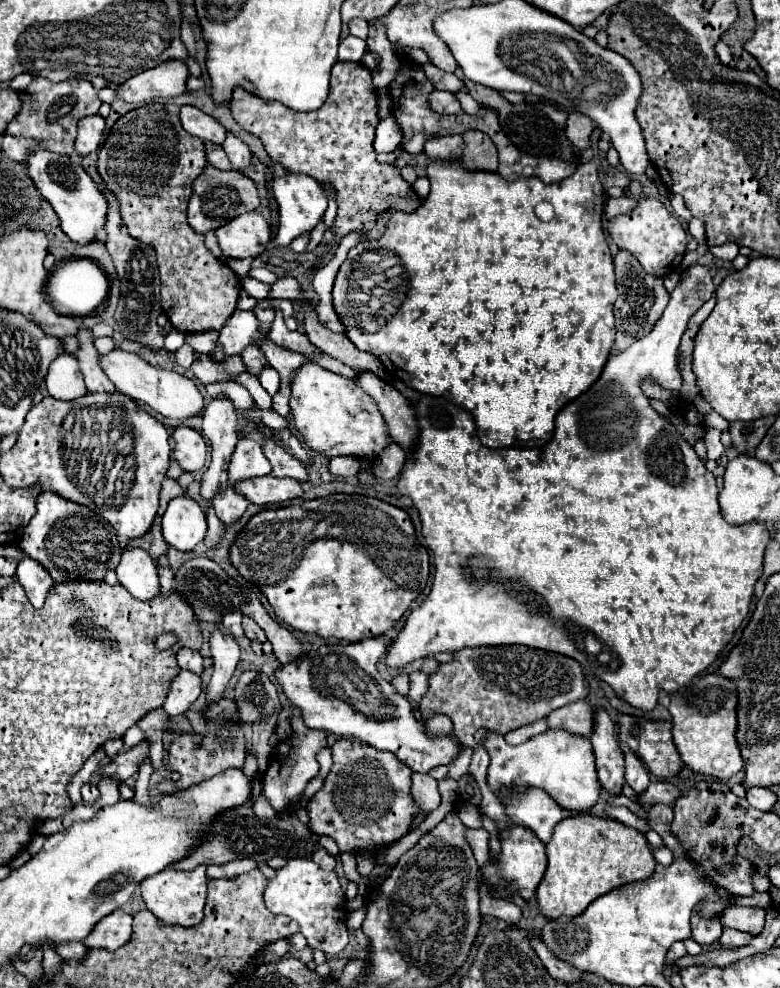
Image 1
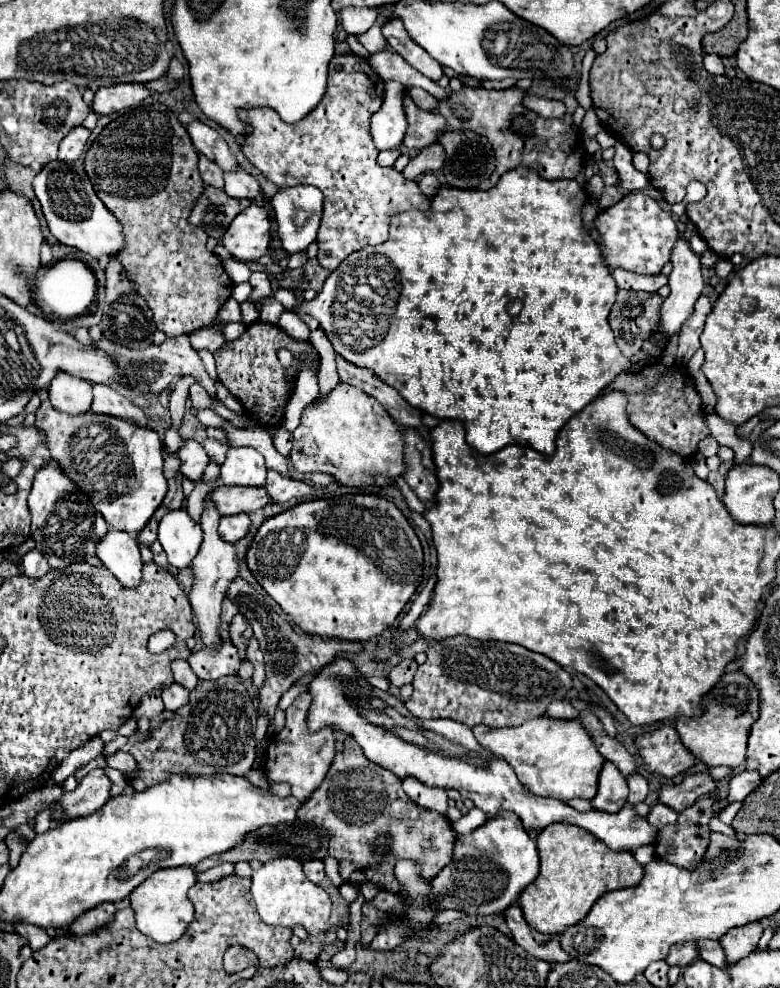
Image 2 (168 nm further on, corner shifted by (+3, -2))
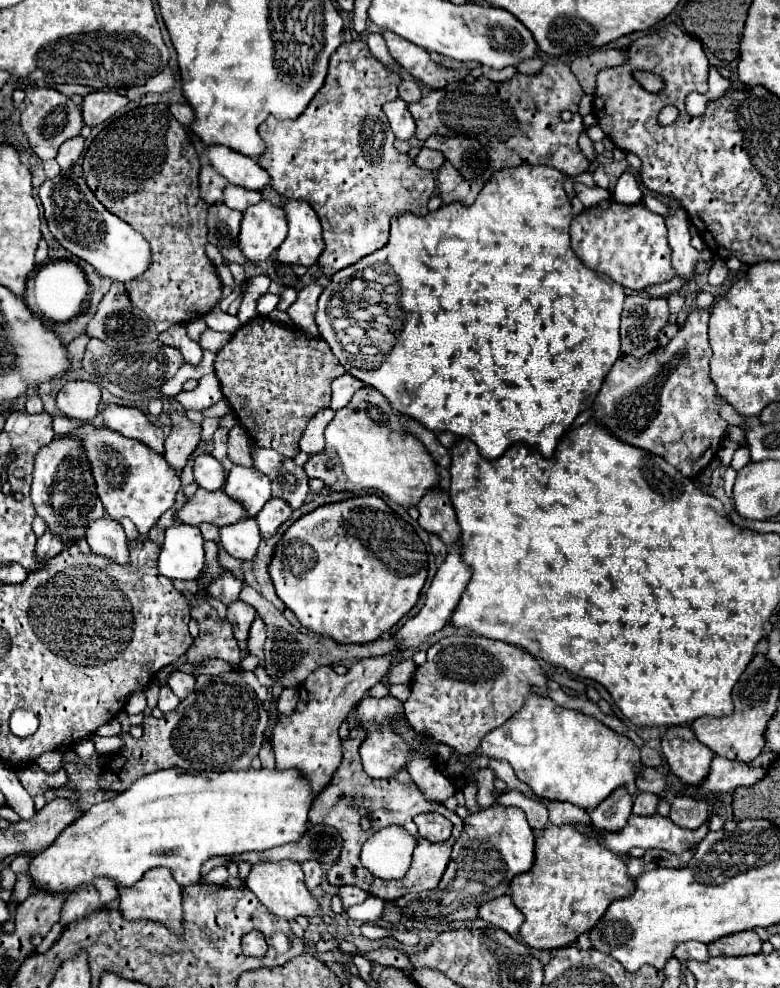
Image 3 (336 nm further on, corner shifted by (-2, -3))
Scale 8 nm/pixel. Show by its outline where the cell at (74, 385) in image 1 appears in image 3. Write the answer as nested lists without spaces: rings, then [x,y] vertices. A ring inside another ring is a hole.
[[[72,380],[62,386],[56,398],[58,408],[68,418],[90,422],[98,414],[100,406],[100,388],[94,382],[86,380]]]

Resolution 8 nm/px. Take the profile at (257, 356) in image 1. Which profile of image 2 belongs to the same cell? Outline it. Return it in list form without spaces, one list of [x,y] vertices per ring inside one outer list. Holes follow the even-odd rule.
[[[255,321],[237,341],[227,341],[221,349],[213,353],[221,383],[229,389],[231,395],[235,395],[243,403],[243,407],[247,409],[245,413],[253,415],[255,421],[263,423],[263,427],[273,427],[283,421],[283,409],[293,391],[297,359],[291,369],[283,369],[277,359],[279,349],[289,349],[293,355],[299,355],[299,351],[315,351],[311,343],[297,341],[271,323]]]

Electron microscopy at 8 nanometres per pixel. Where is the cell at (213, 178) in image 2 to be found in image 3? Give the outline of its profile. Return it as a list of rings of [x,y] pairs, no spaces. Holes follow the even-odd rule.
[[[202,166],[200,170],[200,198],[212,206],[212,204],[222,204],[222,190],[228,182],[212,168],[212,166]]]

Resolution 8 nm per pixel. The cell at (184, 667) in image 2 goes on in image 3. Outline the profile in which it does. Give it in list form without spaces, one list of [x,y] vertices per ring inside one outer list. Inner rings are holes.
[[[178,670],[172,672],[170,678],[168,678],[170,690],[172,690],[180,700],[184,700],[188,694],[192,694],[194,682],[196,682],[196,678],[194,678],[192,674],[184,674],[184,672],[178,672]]]

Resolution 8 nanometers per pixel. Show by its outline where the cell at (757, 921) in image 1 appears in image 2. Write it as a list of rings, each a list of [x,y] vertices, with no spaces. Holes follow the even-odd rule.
[[[751,921],[743,927],[733,927],[729,929],[719,941],[727,953],[727,963],[735,965],[737,961],[741,961],[745,955],[749,955],[751,951],[755,951],[757,941],[763,933],[763,927],[759,921]]]

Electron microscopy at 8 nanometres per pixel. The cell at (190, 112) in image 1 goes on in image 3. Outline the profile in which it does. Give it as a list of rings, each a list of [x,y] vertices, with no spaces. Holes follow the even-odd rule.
[[[208,146],[204,148],[204,154],[210,164],[218,170],[218,174],[228,180],[228,184],[256,192],[262,192],[270,186],[268,172],[260,168],[254,158],[246,158],[238,152],[232,152],[226,146]]]

